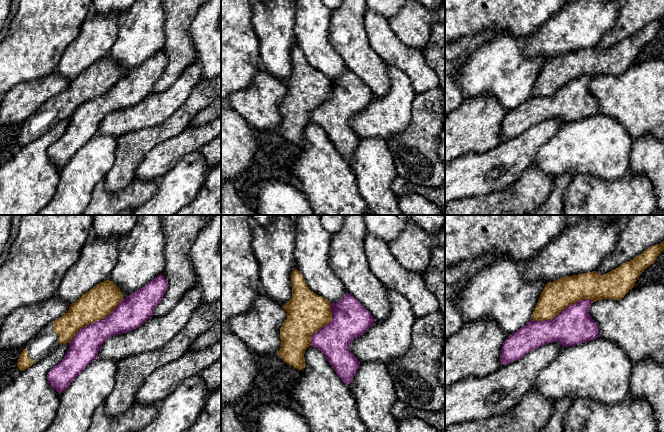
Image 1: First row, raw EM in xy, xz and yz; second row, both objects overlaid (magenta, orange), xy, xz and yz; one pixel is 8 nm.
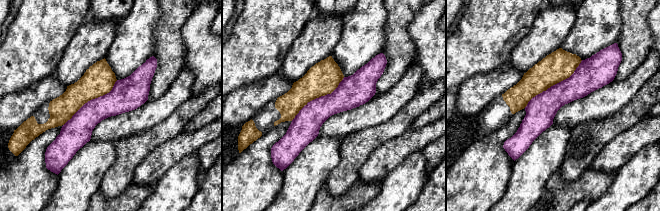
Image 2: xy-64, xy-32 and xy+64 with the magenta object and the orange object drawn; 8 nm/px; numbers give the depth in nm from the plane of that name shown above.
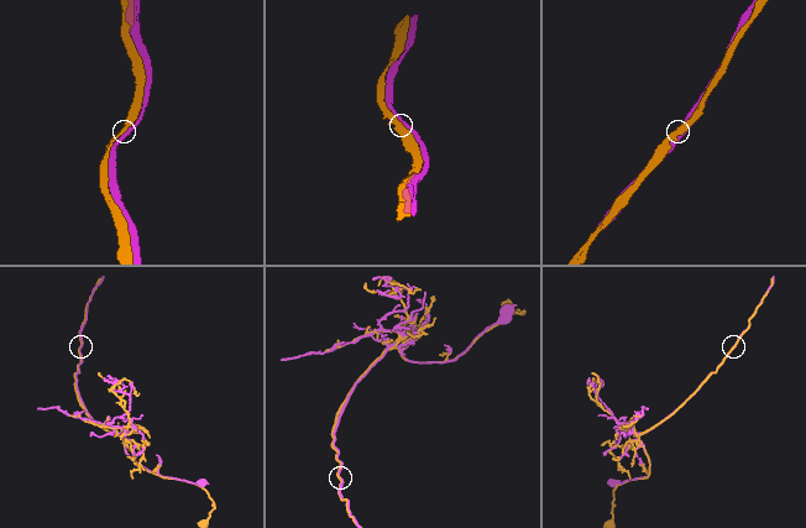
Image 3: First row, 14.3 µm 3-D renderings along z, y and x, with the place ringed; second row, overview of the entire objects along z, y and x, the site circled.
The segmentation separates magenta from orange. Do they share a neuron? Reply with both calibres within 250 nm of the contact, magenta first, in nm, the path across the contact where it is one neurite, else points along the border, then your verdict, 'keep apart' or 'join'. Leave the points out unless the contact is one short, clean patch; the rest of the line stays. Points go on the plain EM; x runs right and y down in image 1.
300/240 nm | keep apart

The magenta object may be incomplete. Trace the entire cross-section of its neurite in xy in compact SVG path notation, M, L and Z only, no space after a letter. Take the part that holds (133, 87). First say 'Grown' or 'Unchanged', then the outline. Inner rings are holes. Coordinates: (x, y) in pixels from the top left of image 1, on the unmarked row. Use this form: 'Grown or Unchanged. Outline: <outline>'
Unchanged. Outline: M160 50L123 75L104 95L80 105L69 119L64 134L47 151L53 165L61 169L97 134L102 120L112 112L134 106L153 92L168 57Z

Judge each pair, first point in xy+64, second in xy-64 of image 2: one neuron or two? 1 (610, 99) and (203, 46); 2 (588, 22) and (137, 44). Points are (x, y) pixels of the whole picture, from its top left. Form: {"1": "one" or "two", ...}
{"1": "two", "2": "one"}

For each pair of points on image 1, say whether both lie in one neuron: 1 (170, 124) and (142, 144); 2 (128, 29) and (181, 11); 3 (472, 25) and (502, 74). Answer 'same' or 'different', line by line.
1: same
2: different
3: different

